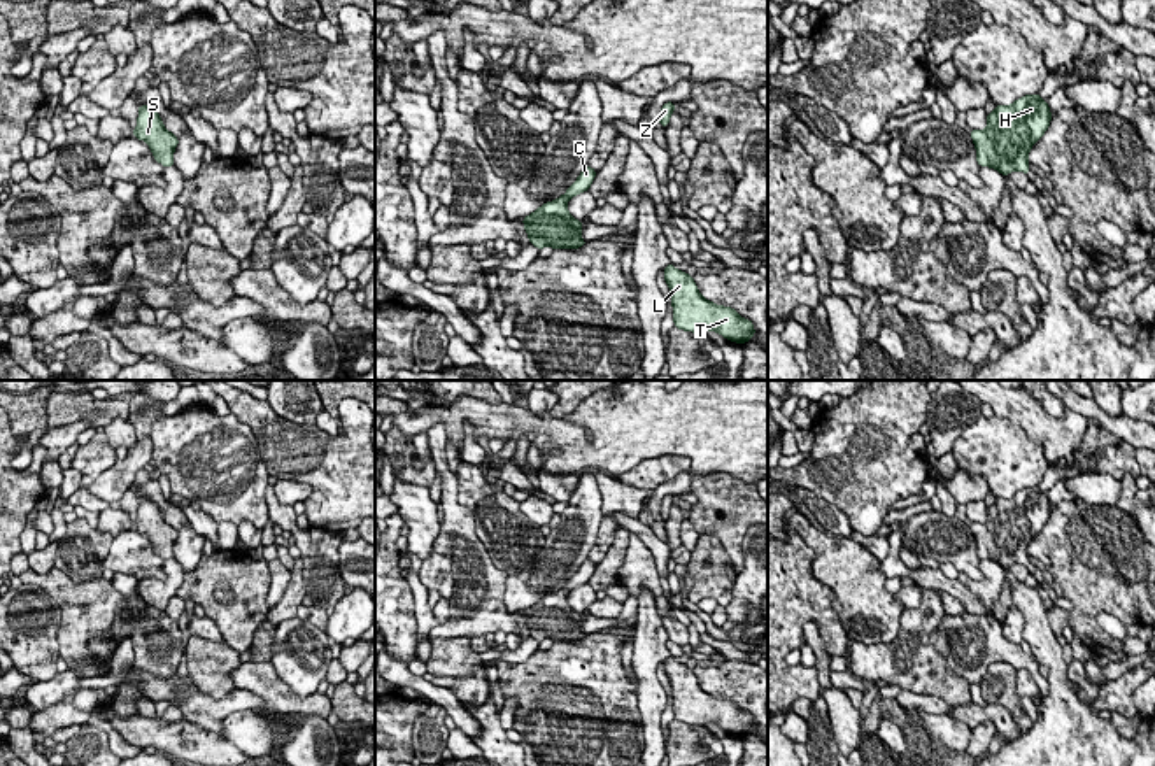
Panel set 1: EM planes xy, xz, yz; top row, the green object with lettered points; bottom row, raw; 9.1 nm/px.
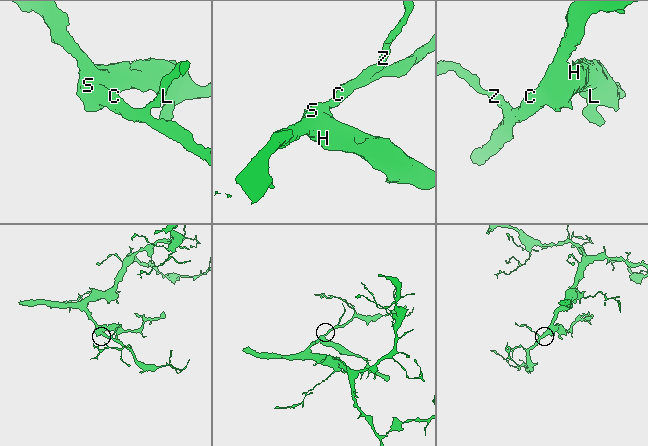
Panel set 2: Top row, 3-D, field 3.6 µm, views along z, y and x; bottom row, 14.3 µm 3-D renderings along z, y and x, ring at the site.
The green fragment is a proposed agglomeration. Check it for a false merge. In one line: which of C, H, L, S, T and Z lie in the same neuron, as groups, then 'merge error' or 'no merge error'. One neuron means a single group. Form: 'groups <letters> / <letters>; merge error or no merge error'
groups C H L S T Z; no merge error

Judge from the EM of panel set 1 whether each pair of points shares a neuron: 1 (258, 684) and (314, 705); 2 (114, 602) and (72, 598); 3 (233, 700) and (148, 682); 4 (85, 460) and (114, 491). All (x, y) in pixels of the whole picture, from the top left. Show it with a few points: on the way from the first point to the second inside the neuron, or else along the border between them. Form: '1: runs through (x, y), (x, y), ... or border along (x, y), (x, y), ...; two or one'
1: runs through (272, 691), (283, 702), (300, 705); one
2: runs through (104, 602), (83, 602); one
3: runs through (212, 705), (195, 705), (181, 691), (169, 687); one
4: border along (118, 460), (86, 488); two

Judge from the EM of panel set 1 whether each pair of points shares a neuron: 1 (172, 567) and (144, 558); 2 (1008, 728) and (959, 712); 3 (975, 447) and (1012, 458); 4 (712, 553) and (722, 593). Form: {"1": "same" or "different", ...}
{"1": "different", "2": "same", "3": "same", "4": "same"}

